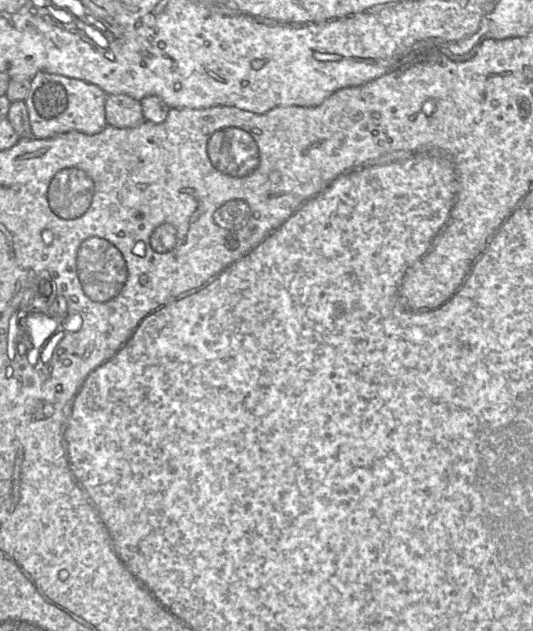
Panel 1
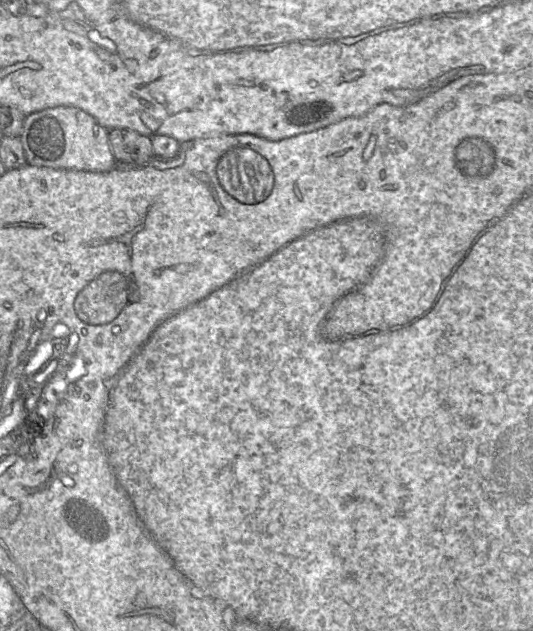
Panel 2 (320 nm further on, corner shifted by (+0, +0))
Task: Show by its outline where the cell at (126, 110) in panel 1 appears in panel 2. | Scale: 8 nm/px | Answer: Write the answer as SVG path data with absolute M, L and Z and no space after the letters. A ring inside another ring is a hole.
M110 129L108 138L117 163L144 163L154 156L150 137L135 130Z

